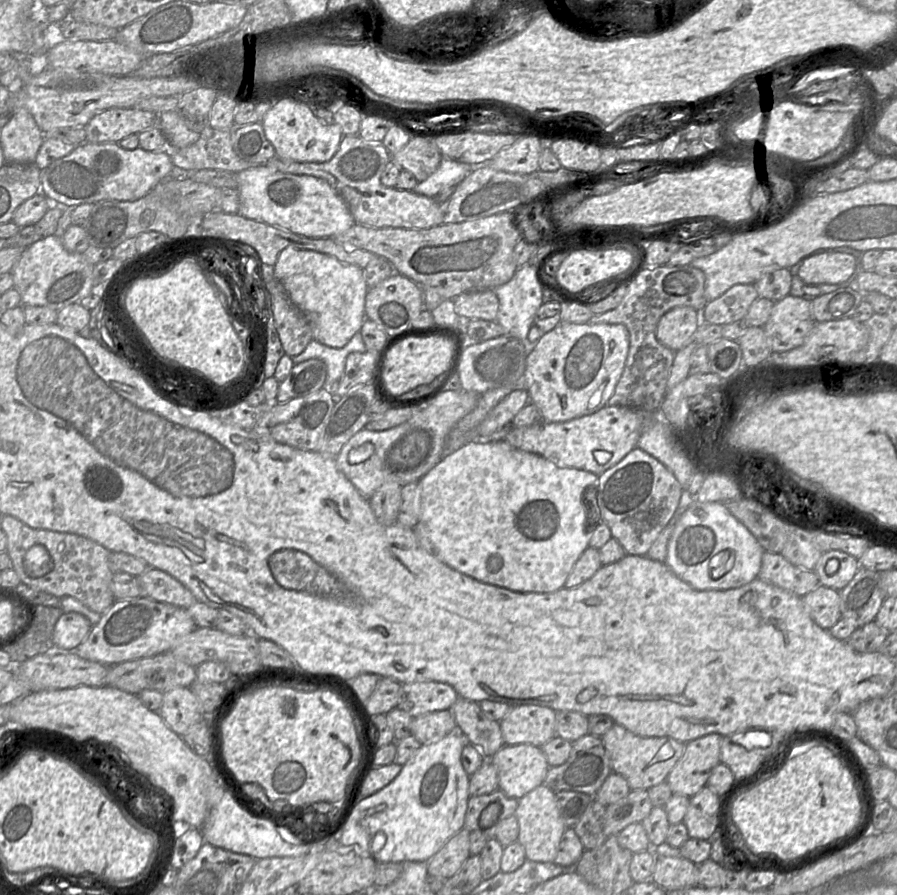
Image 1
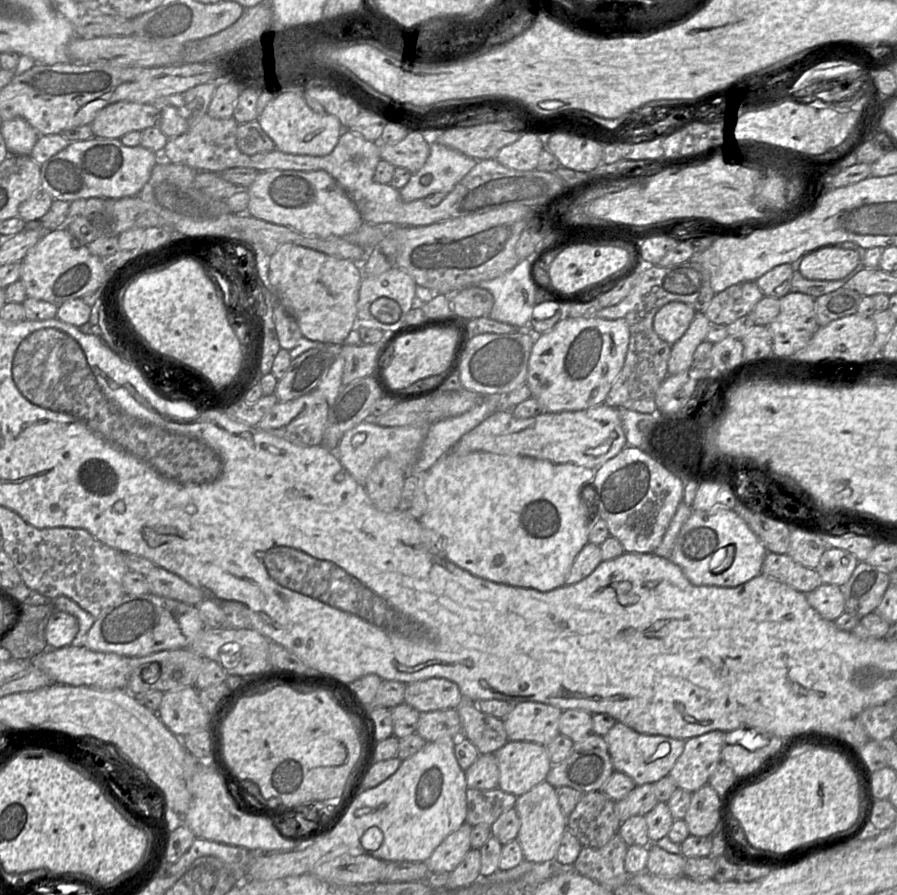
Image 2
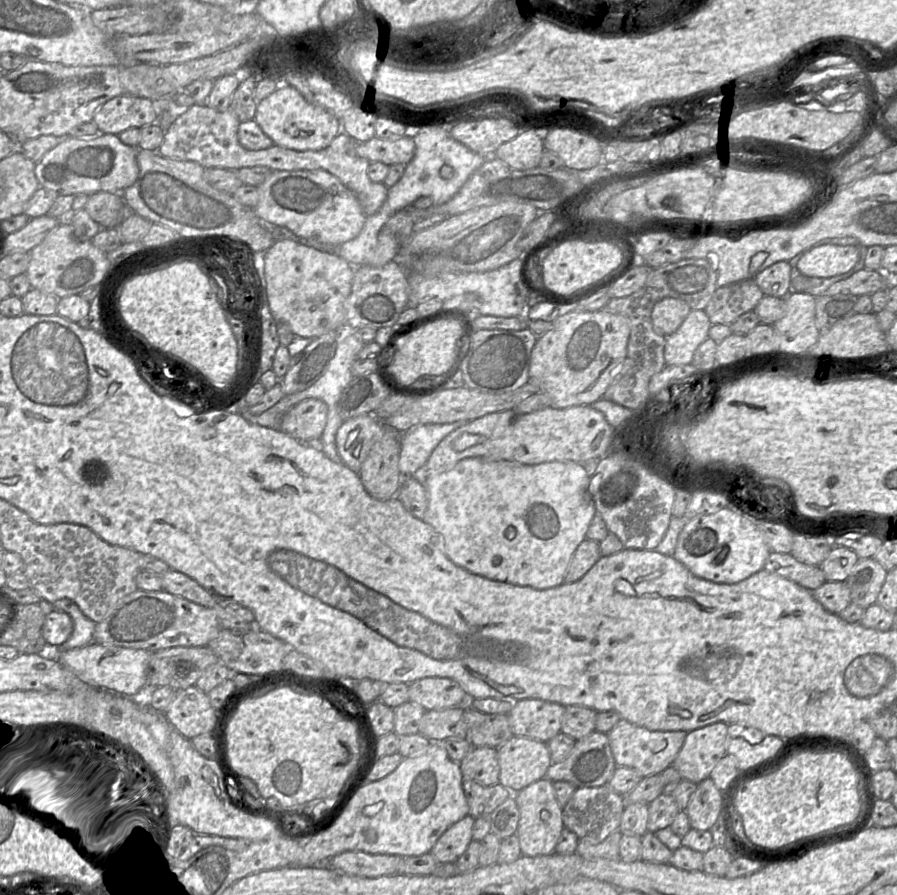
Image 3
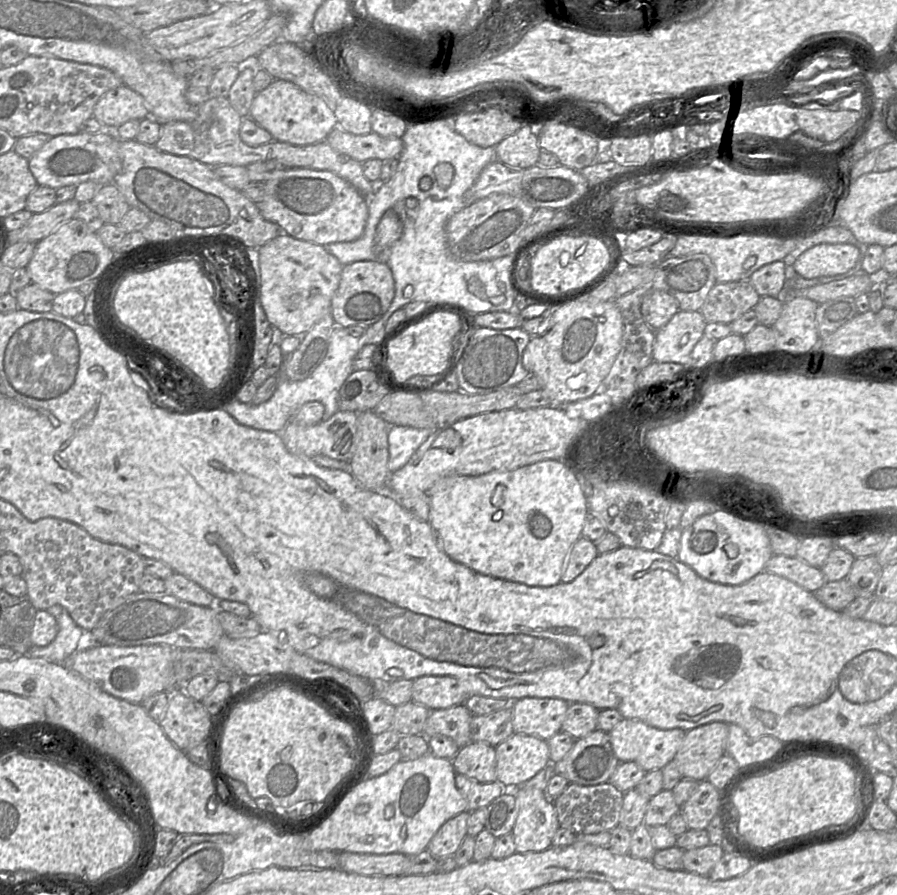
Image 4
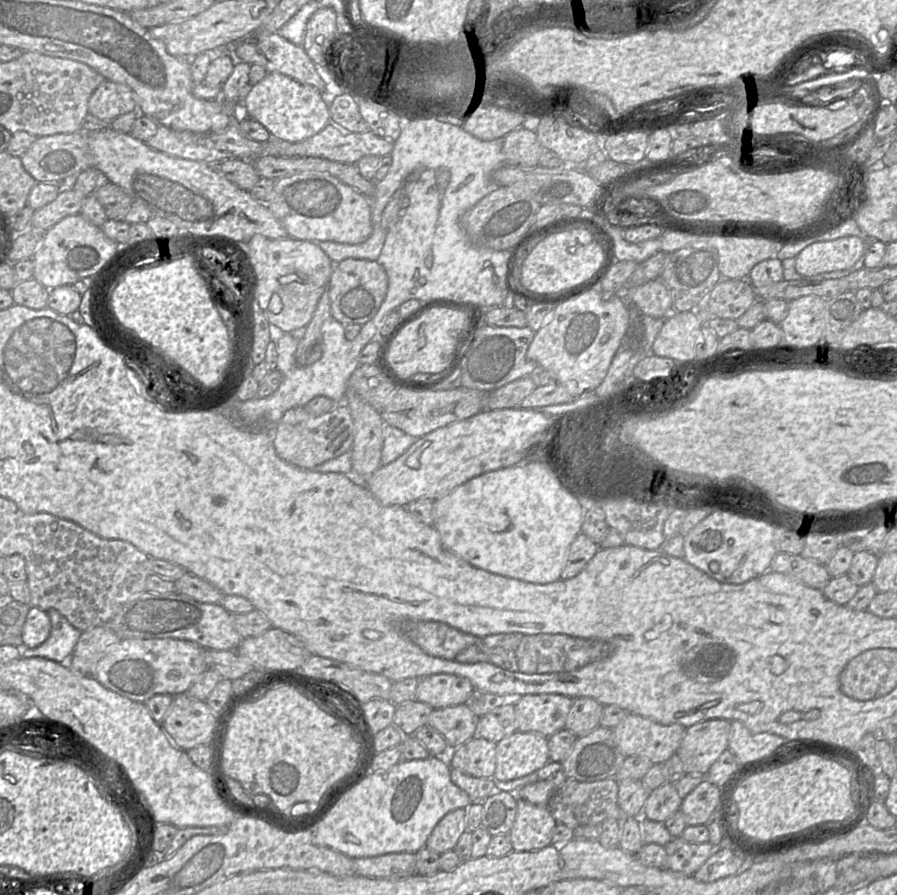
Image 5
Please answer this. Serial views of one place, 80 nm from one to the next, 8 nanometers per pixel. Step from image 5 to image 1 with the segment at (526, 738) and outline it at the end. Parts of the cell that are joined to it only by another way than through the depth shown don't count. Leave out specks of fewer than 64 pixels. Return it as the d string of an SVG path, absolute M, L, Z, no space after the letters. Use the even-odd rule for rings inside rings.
M532 744L503 745L487 760L496 768L498 789L517 800L544 784L550 768L542 747Z

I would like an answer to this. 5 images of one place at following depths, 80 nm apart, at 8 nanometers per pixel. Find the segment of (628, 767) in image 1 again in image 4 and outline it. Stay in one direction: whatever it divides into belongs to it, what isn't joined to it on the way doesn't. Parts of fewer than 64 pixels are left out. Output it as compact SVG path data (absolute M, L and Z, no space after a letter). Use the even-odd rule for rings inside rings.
M622 718L609 732L613 752L619 762L633 761L646 772L662 769L673 760L686 731L680 728L658 729L637 719Z

